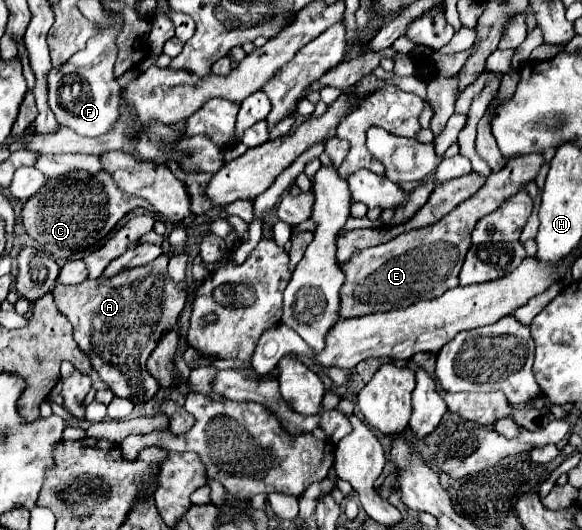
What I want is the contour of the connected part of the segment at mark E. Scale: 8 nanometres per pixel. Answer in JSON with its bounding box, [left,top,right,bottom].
[341,153,545,317]

